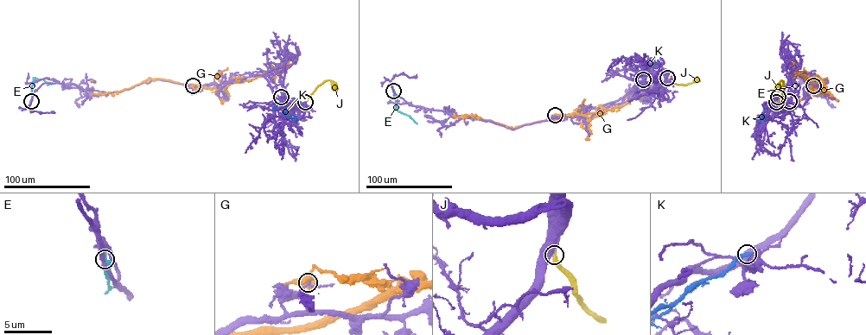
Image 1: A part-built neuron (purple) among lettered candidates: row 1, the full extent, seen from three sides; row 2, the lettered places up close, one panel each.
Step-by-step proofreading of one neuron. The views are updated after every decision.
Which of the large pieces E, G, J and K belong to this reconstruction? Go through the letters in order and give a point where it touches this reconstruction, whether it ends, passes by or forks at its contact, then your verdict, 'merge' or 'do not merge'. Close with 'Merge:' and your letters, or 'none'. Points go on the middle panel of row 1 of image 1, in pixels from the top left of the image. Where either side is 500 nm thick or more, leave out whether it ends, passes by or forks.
E: meets purple at (393, 91); it ends there; do not merge
G: meets purple at (555, 115); do not merge
J: meets purple at (667, 78); merge
K: meets purple at (643, 79); it ends there; do not merge
Merge: J

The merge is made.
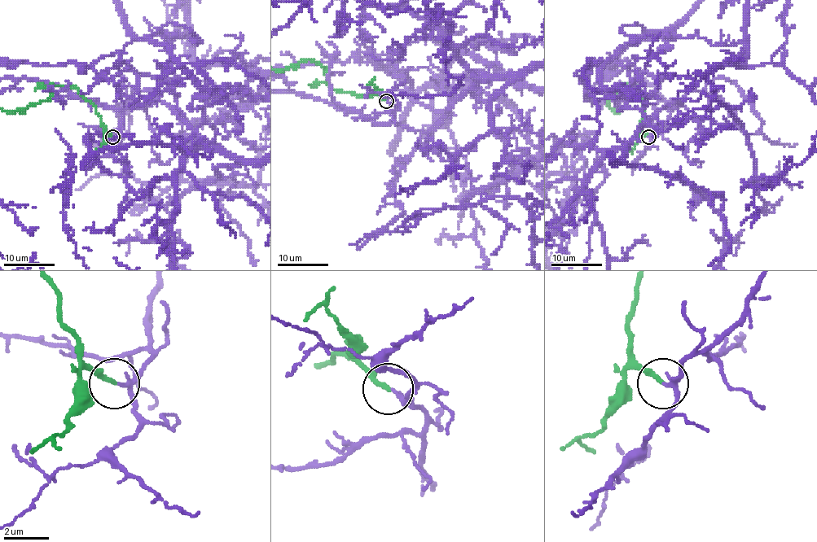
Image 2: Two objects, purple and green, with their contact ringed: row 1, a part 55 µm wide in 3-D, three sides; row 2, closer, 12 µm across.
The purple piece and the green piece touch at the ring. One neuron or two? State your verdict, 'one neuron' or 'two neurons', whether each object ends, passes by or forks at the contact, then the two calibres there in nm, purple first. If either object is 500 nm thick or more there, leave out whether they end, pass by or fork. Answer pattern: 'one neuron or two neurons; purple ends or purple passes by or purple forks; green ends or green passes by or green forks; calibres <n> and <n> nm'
two neurons; purple passes by; green ends; calibres 170 and 200 nm

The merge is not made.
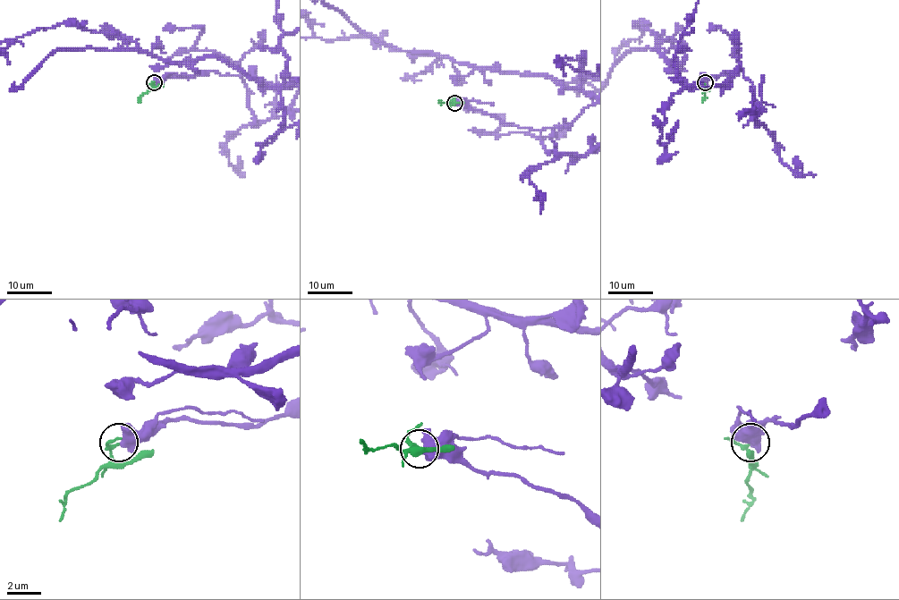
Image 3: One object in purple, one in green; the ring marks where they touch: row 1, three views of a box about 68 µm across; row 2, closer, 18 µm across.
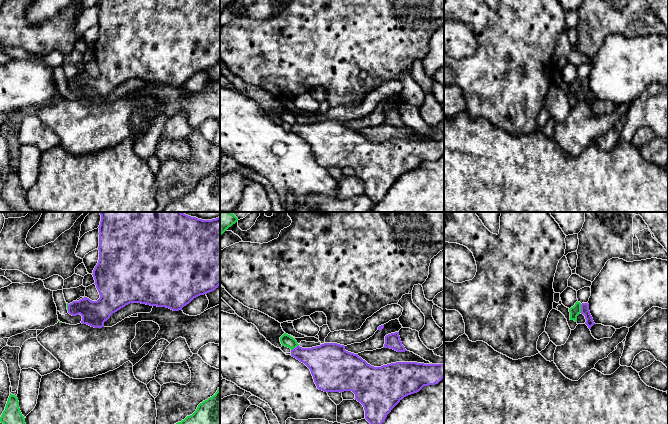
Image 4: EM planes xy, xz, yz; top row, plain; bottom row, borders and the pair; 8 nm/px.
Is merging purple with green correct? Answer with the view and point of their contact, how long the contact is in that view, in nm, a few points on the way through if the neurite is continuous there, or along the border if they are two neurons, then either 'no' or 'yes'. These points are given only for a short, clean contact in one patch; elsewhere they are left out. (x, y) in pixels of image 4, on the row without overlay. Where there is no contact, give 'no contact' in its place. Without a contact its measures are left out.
yz (581, 84) | 70 nm | along yz (580, 80), (581, 88) | no

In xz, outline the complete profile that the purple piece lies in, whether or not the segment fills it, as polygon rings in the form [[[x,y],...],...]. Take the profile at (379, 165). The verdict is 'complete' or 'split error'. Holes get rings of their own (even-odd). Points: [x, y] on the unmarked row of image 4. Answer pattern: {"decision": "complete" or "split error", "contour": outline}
{"decision": "complete", "contour": [[[337,119],[312,124],[298,121],[291,132],[310,145],[319,166],[352,167],[364,183],[365,195],[375,204],[404,173],[444,154],[444,140],[396,138],[374,143]]]}

